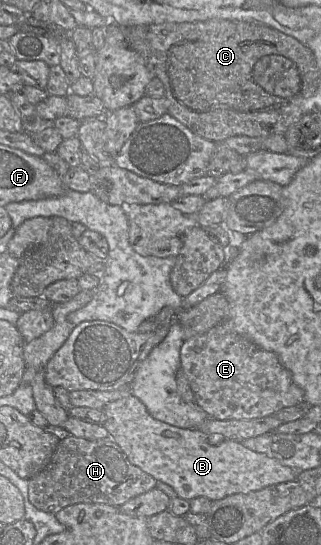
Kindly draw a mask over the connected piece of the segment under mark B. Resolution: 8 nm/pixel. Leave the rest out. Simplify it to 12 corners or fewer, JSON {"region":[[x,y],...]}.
{"region":[[132,393],[102,426],[129,462],[187,501],[301,473],[198,429],[159,421]]}

